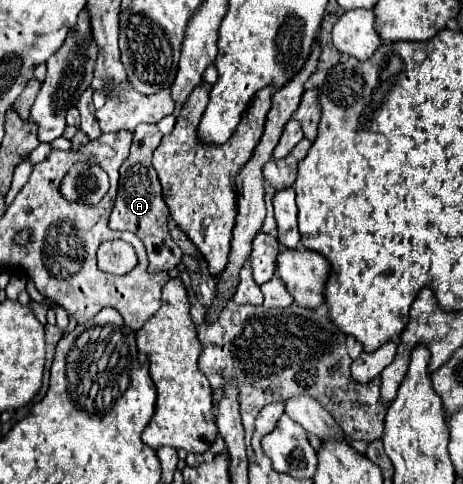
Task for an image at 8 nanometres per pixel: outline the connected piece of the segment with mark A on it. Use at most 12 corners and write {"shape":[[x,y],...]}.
{"shape":[[135,128],[121,166],[111,230],[145,244],[151,272],[173,270],[173,242],[151,156],[163,134]]}

